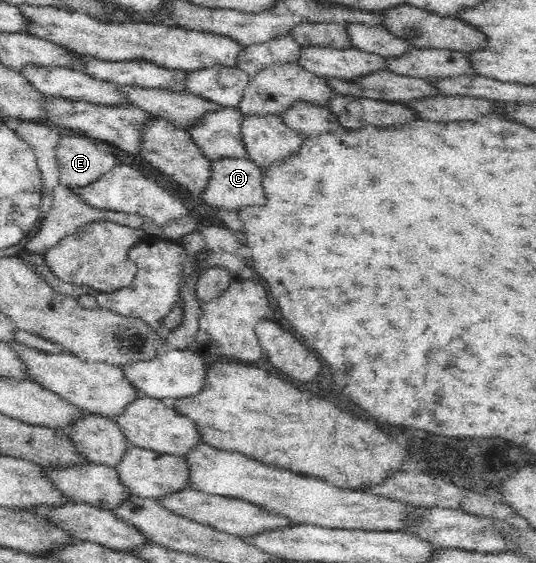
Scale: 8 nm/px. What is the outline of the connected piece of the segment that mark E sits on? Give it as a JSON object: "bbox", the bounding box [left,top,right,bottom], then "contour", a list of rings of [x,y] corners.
{"bbox":[56,134,115,187],"contour":[[[63,134],[56,149],[60,184],[85,187],[101,179],[115,165],[115,155],[98,141]]]}

